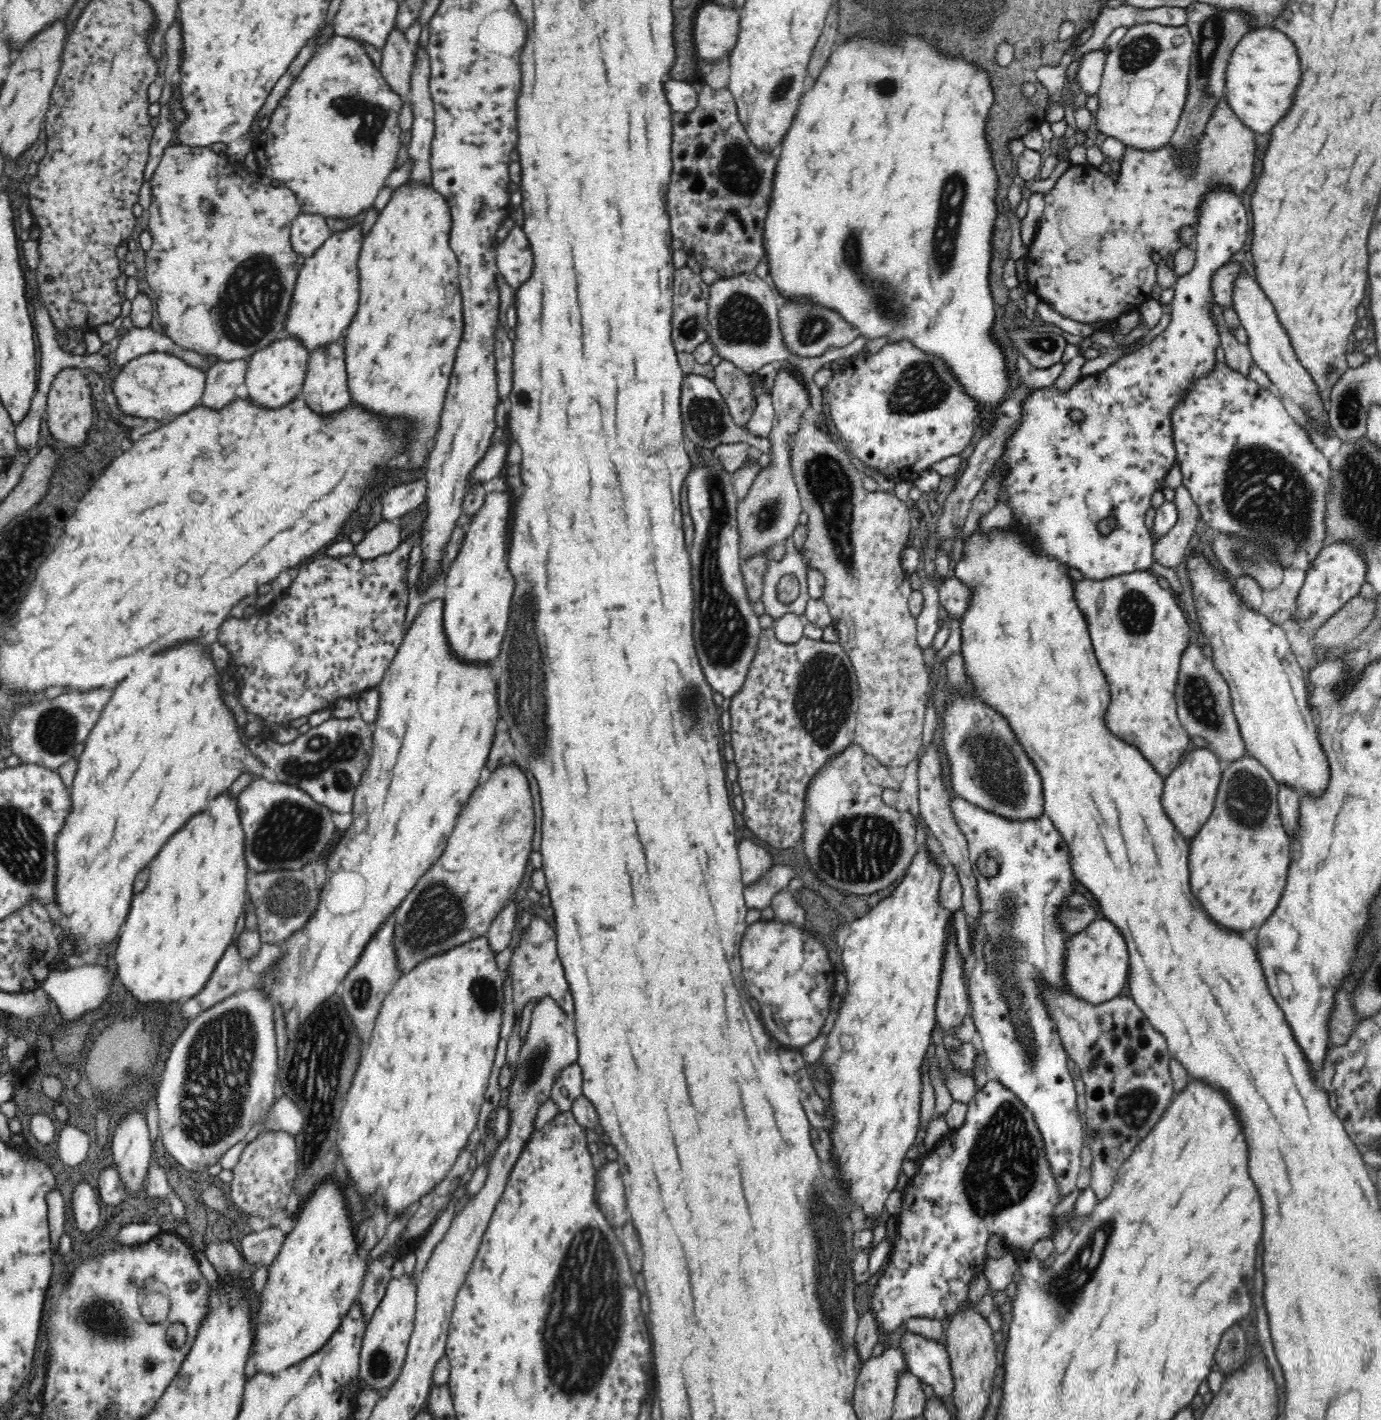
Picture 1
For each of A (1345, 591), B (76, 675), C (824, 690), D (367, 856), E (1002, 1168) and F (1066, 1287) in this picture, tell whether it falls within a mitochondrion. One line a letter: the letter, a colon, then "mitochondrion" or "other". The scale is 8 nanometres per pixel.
A: other
B: other
C: mitochondrion
D: other
E: mitochondrion
F: mitochondrion

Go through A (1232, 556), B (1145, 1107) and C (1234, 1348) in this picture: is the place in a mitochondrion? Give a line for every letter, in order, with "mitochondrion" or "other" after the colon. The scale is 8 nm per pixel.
A: mitochondrion
B: mitochondrion
C: mitochondrion

